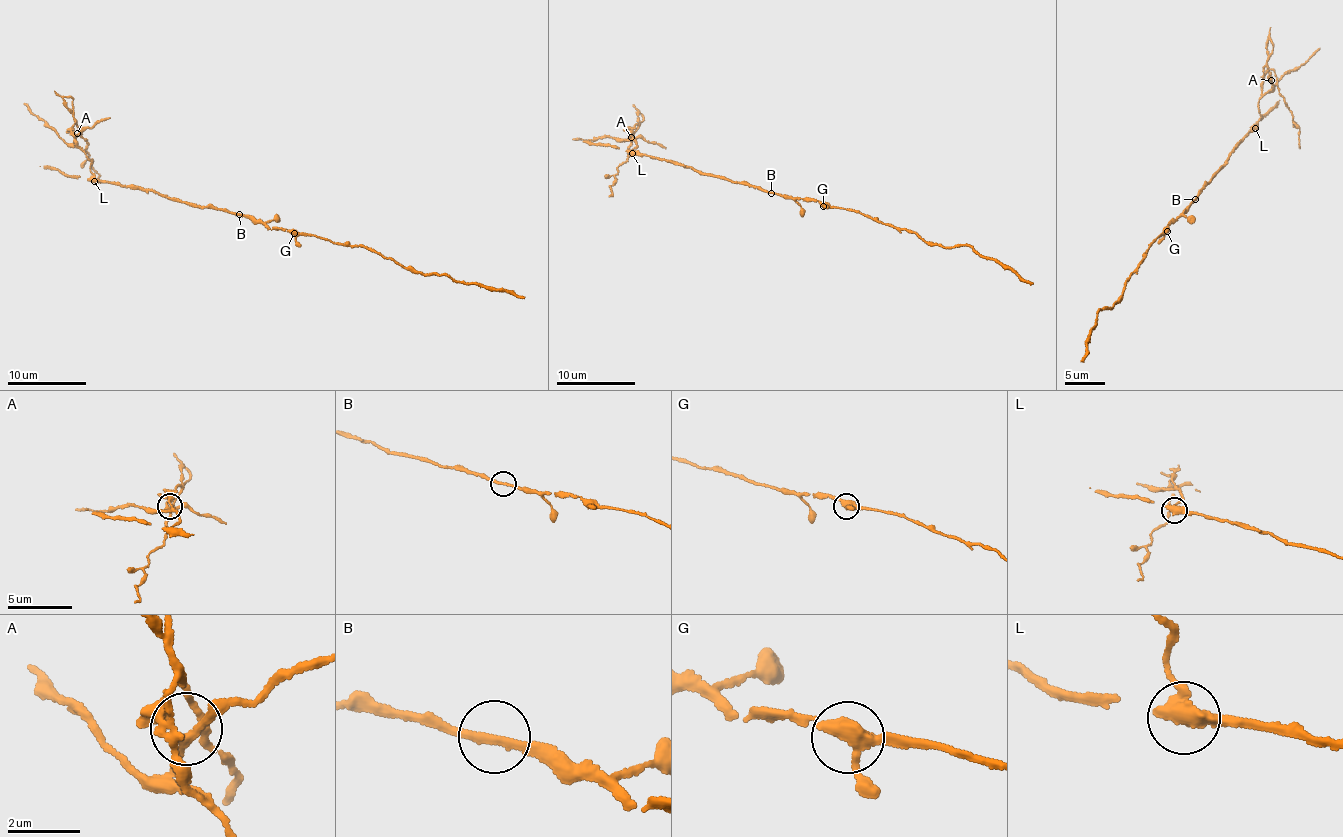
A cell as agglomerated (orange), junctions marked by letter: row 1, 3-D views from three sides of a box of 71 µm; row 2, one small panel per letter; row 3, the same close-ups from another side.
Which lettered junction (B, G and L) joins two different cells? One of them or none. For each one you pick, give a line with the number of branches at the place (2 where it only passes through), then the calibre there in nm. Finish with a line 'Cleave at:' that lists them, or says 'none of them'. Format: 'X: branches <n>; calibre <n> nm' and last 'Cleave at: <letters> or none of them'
L: branches 2; calibre 480 nm
Cleave at: L

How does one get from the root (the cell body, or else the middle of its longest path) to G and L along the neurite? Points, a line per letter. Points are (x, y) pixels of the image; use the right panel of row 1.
G: (1195, 201), (1166, 228), (1167, 231)
L: (1195, 201), (1225, 164), (1229, 153), (1255, 128)

